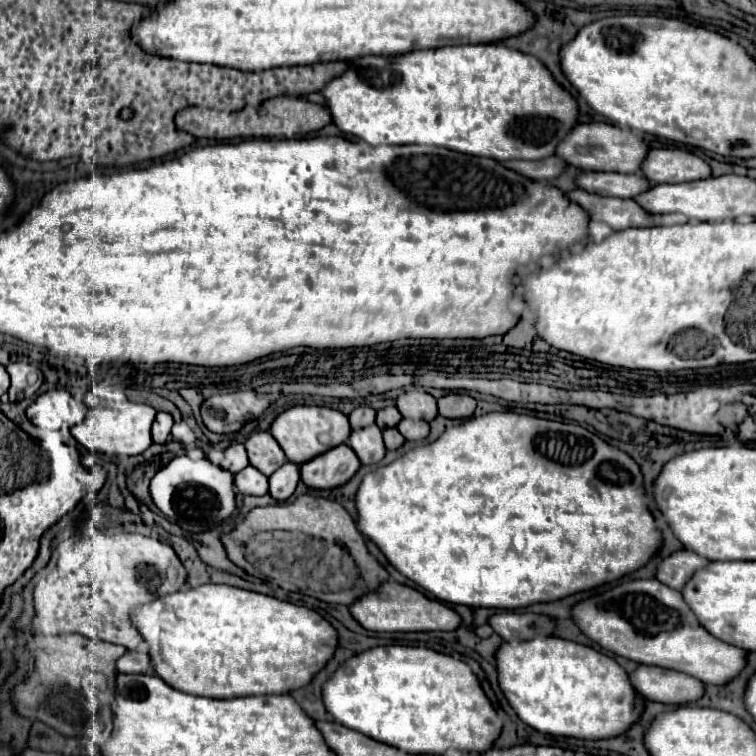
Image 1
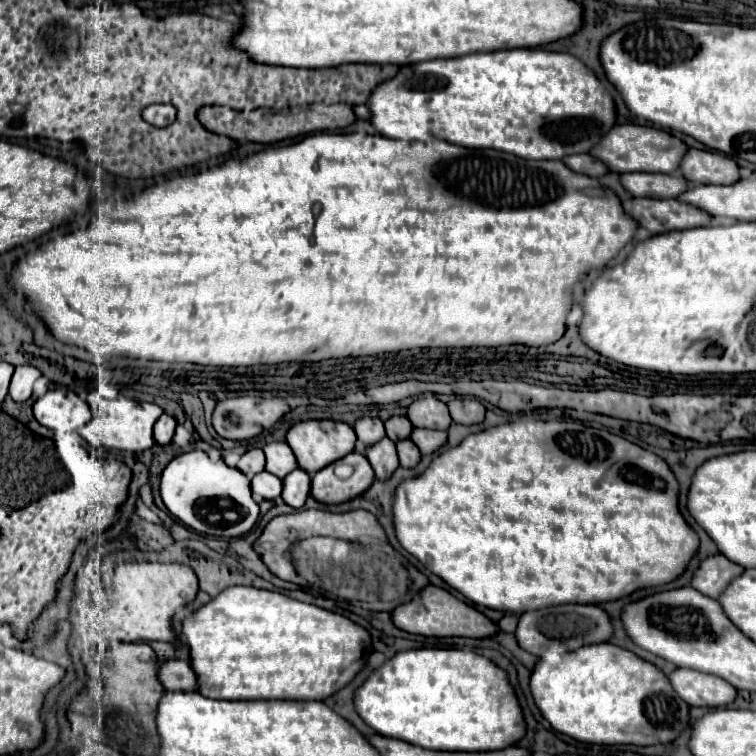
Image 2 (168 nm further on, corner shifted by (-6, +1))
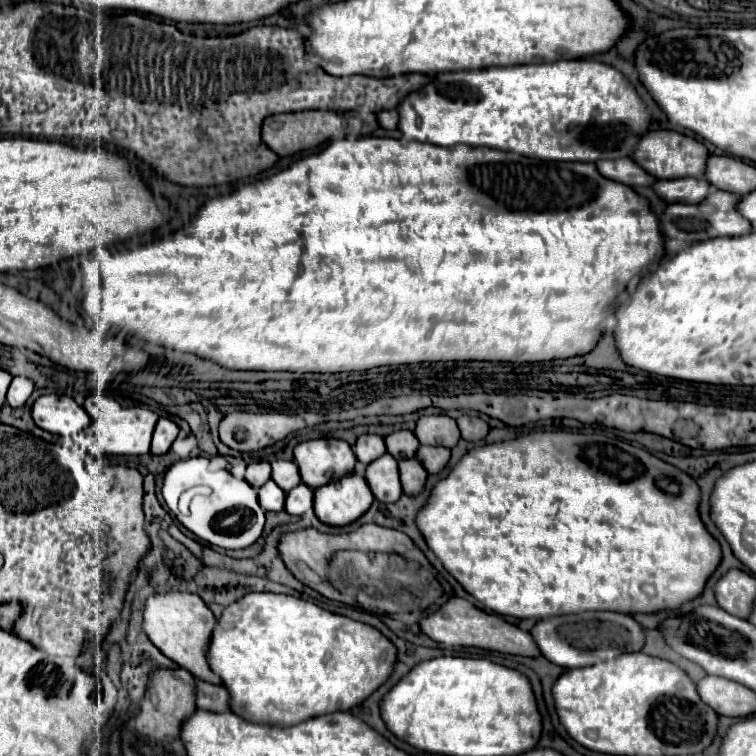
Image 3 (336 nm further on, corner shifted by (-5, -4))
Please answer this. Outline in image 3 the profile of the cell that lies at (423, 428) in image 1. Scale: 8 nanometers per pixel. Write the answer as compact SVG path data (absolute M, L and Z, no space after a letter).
M421 446L417 450L417 460L423 464L423 468L429 474L439 474L449 462L449 456L451 456L451 450L443 446Z

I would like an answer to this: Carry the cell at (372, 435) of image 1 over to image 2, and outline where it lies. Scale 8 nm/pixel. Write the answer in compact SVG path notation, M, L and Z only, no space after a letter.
M388 437L380 439L374 445L368 445L364 455L368 457L378 479L388 479L394 473L394 469L398 467L398 455L396 455L394 441L390 441Z

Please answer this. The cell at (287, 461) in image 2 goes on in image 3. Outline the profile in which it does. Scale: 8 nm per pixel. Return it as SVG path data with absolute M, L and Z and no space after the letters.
M275 460L273 464L273 482L283 490L283 492L291 492L299 482L301 482L301 476L299 476L299 468L295 462L289 462L289 460Z

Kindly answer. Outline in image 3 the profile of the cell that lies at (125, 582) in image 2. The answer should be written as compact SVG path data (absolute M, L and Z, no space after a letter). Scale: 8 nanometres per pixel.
M169 592L169 594L155 594L145 600L143 630L153 640L153 644L175 664L193 672L195 678L221 686L223 684L221 678L209 668L209 662L207 662L207 650L209 650L215 624L217 620L213 612L207 608L207 604L197 594Z

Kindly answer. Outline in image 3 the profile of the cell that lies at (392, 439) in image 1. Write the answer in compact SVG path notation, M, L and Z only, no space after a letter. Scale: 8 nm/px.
M417 458L411 460L401 460L399 462L399 472L401 472L401 484L403 492L407 496L417 496L427 482L427 470L419 464Z

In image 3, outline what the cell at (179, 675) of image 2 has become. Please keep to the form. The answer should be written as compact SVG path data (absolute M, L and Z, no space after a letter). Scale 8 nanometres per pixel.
M197 680L197 706L211 712L231 712L229 692L223 686L213 686L209 682Z

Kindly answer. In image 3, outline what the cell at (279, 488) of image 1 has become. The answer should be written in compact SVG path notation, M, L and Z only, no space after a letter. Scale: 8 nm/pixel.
M299 484L293 488L293 492L287 494L285 500L285 510L293 516L303 516L307 510L313 508L313 490L305 484Z

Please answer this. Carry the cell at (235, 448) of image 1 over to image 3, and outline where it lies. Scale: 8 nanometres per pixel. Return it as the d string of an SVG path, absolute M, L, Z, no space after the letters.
M253 462L253 464L249 464L245 480L253 488L261 488L267 480L271 480L271 464L269 462Z

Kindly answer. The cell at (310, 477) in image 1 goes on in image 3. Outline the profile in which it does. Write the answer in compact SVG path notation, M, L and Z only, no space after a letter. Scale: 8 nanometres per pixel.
M357 474L343 476L315 490L315 514L323 524L347 526L361 518L373 502L365 478Z

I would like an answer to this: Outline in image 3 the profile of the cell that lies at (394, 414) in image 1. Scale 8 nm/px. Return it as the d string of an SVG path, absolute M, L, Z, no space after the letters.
M401 430L401 432L393 432L385 438L385 444L387 444L387 452L397 458L397 460L403 460L403 458L415 458L417 454L417 448L419 448L419 440L415 438L413 432L409 430Z

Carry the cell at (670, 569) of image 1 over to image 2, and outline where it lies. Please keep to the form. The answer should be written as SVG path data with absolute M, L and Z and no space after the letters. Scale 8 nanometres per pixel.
M710 555L704 561L700 561L690 585L696 591L716 599L716 595L720 595L720 591L728 585L728 579L734 579L740 571L742 567L732 563L724 555Z

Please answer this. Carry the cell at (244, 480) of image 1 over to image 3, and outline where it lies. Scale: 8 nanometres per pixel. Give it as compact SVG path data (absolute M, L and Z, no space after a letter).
M269 480L263 484L263 488L259 488L259 504L263 510L281 512L285 508L285 492L273 480Z

